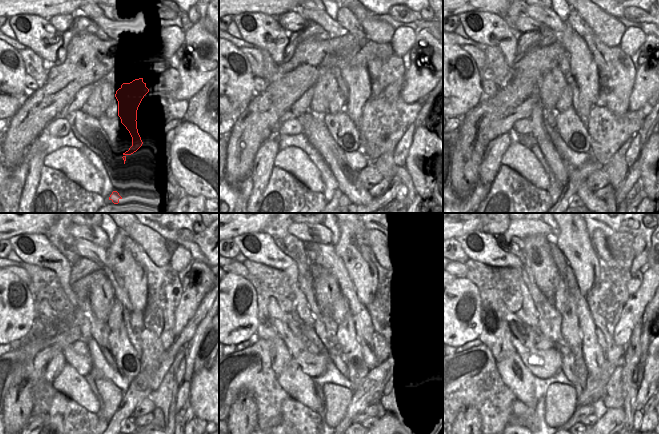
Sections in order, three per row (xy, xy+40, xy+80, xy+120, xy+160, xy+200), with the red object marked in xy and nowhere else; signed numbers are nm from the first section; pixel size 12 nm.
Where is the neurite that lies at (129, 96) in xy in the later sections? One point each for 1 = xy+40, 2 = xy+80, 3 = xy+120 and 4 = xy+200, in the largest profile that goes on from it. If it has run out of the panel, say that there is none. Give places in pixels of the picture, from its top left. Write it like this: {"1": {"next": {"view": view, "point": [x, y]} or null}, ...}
{"1": {"next": {"view": "xy+40", "point": [357, 78]}}, "2": {"next": {"view": "xy+80", "point": [583, 68]}}, "3": {"next": {"view": "xy+120", "point": [133, 276]}}, "4": {"next": {"view": "xy+200", "point": [574, 241]}}}

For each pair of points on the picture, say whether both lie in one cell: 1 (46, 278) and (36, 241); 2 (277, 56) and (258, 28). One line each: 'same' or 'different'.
1: different
2: same

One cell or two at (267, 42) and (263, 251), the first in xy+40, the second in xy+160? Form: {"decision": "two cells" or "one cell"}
{"decision": "one cell"}

